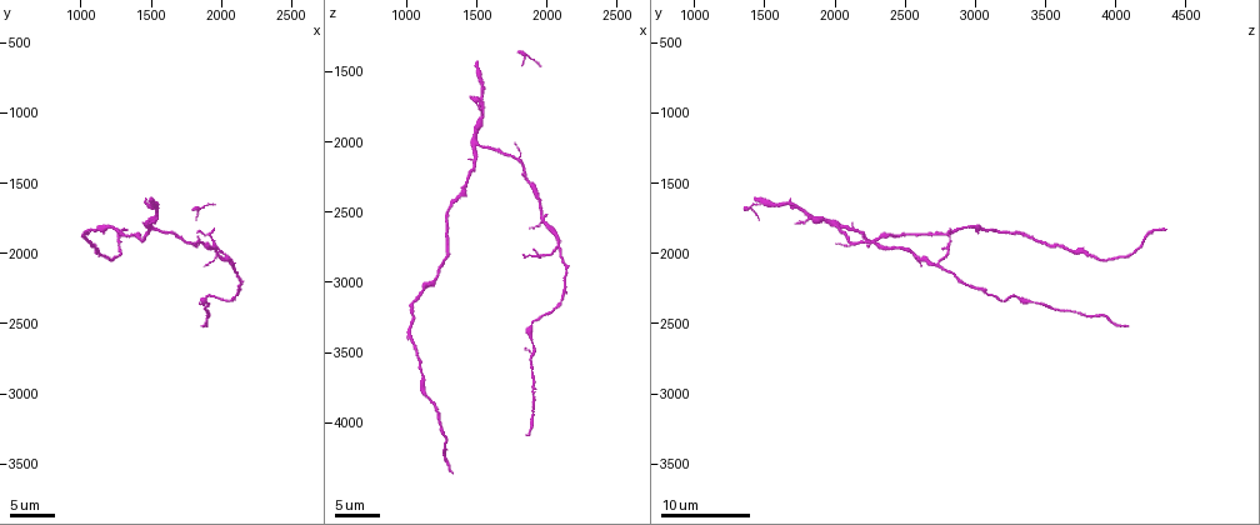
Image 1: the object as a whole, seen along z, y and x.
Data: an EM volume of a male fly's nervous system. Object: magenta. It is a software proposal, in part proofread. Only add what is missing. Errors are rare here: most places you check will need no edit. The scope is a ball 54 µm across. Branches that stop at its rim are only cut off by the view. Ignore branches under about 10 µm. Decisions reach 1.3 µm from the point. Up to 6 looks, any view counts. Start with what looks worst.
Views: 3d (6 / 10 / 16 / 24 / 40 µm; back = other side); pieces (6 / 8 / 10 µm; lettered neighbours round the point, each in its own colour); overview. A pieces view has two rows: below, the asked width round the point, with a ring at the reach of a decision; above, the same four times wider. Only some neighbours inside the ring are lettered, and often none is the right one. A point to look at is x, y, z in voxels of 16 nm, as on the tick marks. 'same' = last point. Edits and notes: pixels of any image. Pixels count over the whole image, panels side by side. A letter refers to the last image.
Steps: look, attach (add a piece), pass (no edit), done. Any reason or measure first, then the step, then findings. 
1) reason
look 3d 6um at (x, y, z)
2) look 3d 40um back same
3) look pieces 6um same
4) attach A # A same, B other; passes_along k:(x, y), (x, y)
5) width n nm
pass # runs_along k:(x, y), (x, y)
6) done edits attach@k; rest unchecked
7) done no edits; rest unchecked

an open end
look pieces 6um at (1860, 1840, 2840)

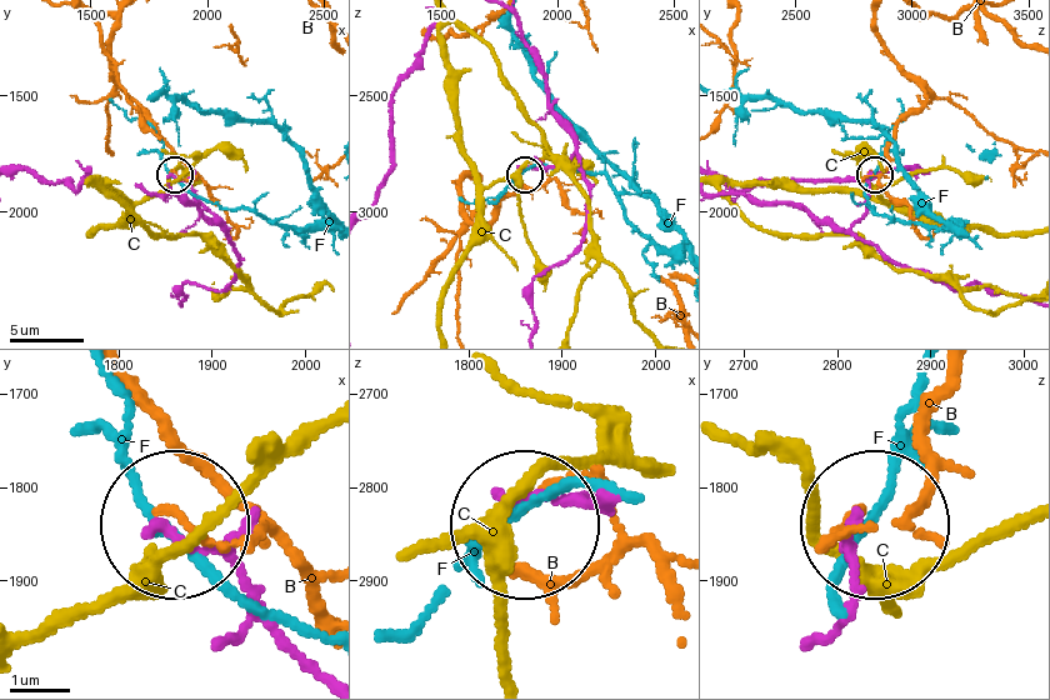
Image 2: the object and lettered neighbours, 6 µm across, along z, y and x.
width 150 nm
pass # B other, C other, F other; runs_along 2:(613, 508), (533, 503); no lettered piece goes on from it

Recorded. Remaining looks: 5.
look 3d 6um at (1780, 1940, 2000)

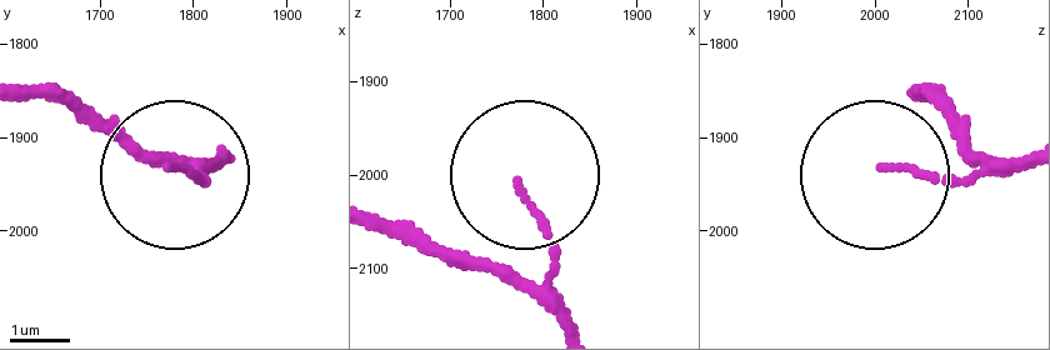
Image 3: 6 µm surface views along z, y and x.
see the neighbours
look pieces 10um at (1775, 1935, 2015)

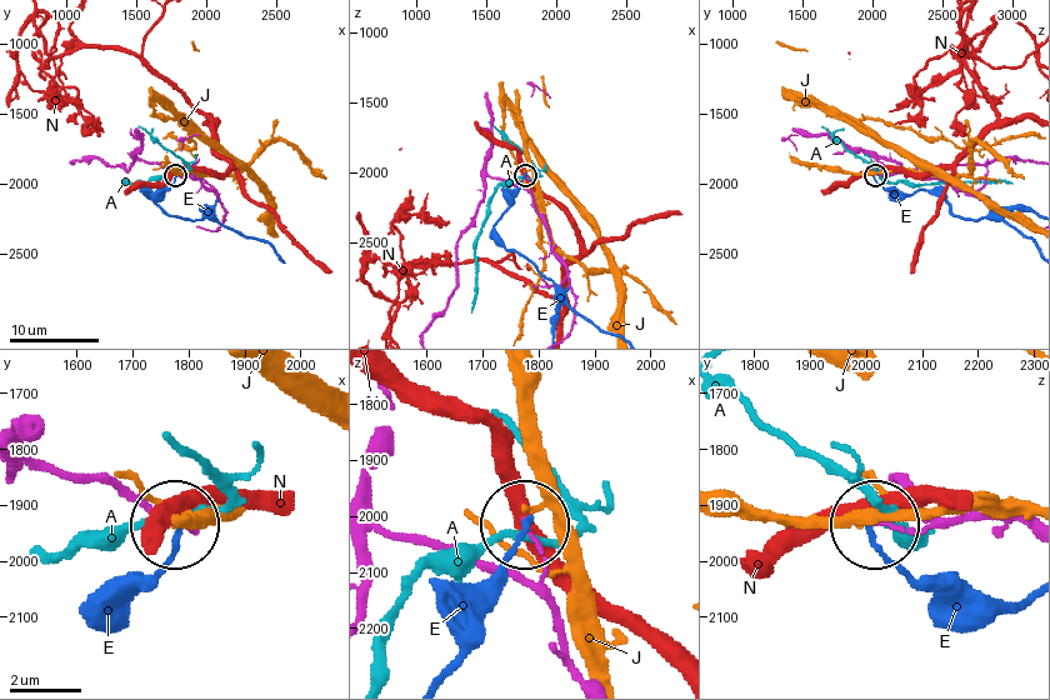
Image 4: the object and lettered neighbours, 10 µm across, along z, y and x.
pass # A other, E other, J other, N other; no lettered piece goes on from it

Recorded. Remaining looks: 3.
free end
look pieces 8um at (1900, 2100, 2640)

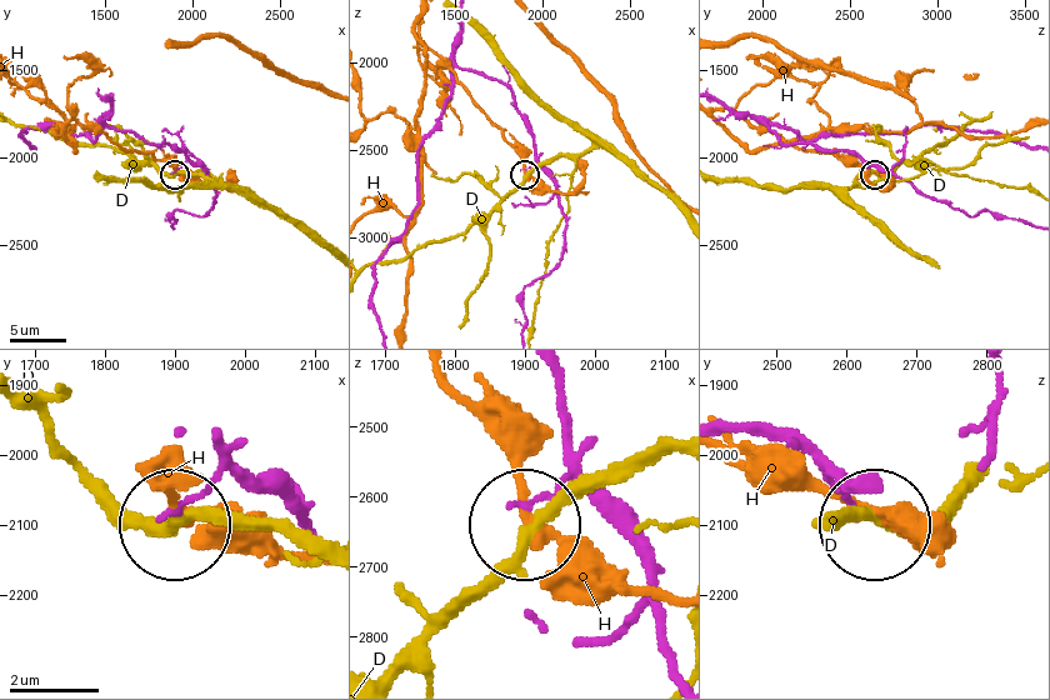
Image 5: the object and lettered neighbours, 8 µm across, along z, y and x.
pass # D other, H other; runs_along 5:(455, 68), (485, 73), (510, 91), (535, 153), (521, 170); no lettered piece goes on from it

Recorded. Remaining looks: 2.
done no edits; rest unchecked

